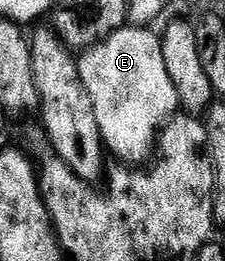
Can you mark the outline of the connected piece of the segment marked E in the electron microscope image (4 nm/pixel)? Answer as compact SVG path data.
M124 27L98 45L92 45L78 58L81 83L89 91L106 152L116 153L123 163L146 162L156 148L159 130L179 109L159 37L151 32L147 27Z

